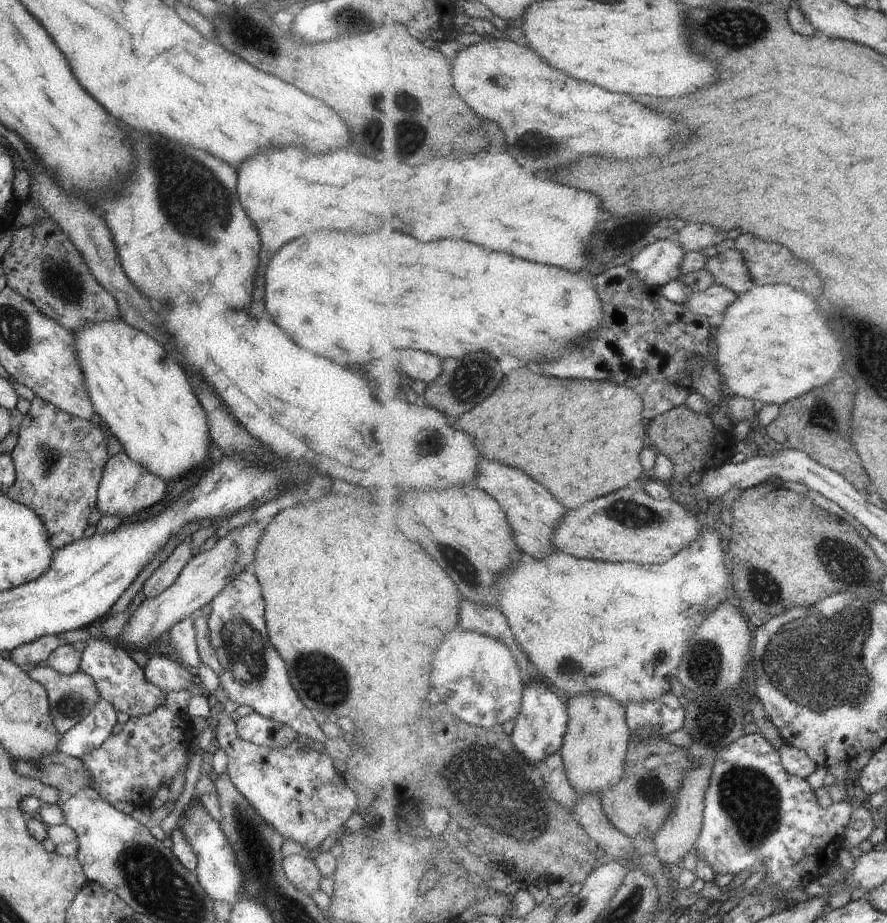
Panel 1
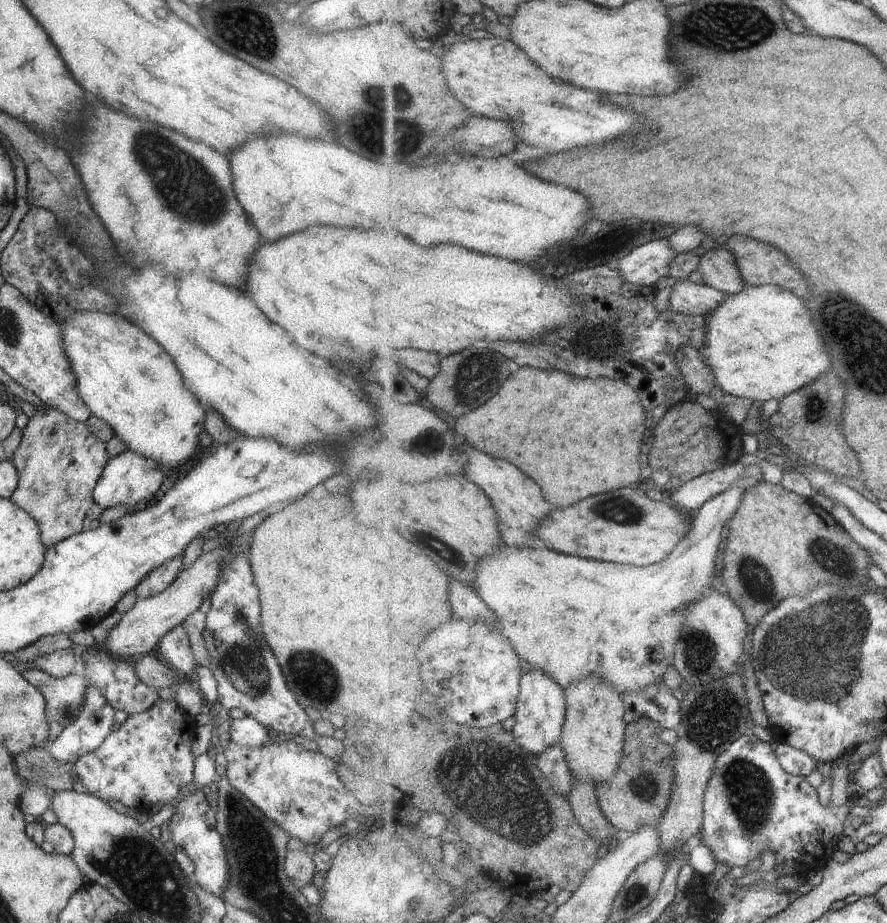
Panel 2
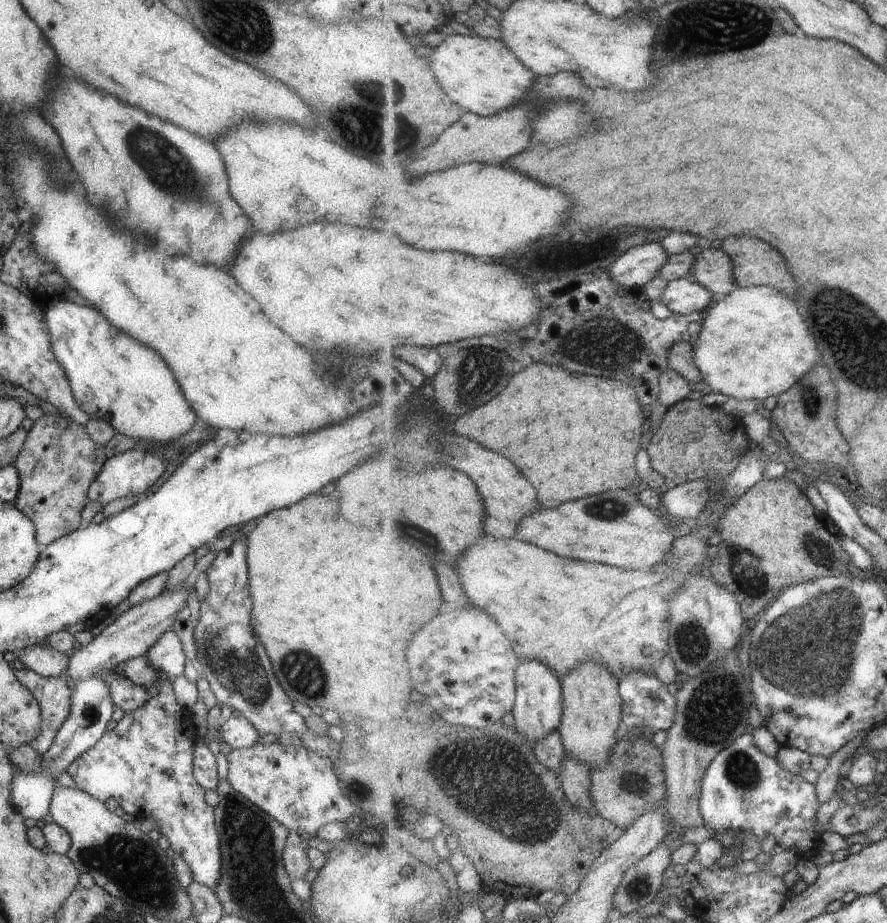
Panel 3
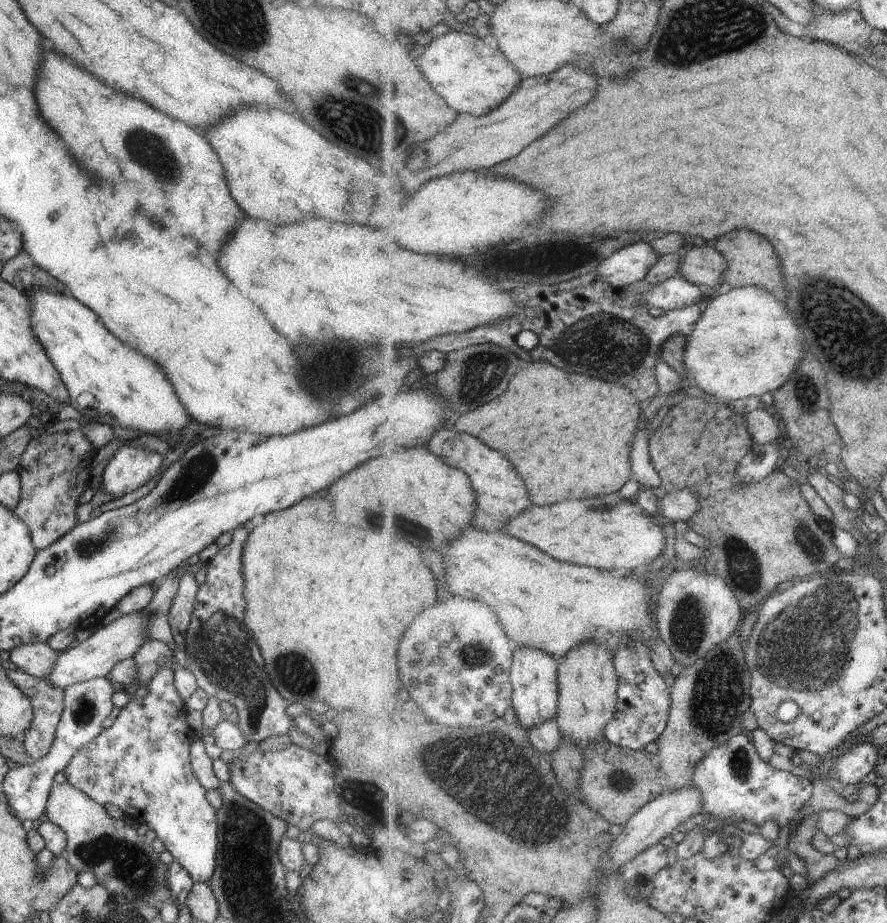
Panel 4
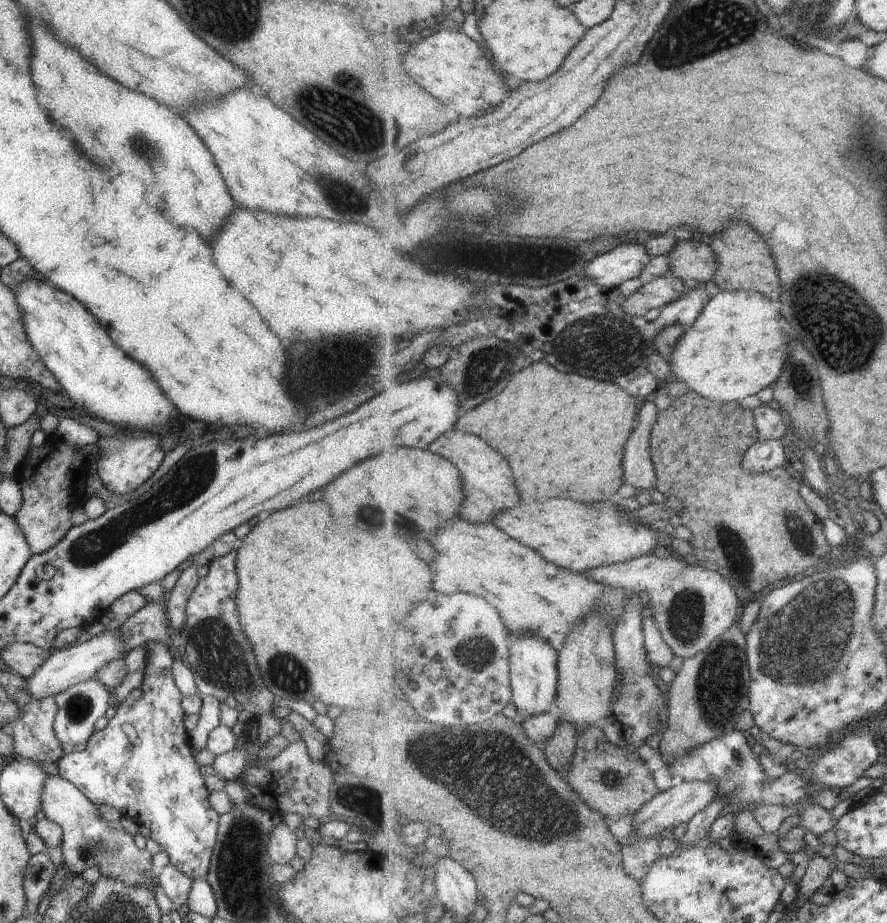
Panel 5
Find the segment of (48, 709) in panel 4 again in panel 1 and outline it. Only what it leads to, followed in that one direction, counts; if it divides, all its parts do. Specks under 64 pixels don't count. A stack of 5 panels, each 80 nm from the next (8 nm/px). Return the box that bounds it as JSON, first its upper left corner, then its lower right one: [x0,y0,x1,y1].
[27,667,101,734]

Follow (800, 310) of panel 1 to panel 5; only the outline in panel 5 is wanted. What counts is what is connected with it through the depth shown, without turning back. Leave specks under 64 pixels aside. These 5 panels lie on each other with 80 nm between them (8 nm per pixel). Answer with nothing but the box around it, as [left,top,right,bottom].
[669,289,789,403]

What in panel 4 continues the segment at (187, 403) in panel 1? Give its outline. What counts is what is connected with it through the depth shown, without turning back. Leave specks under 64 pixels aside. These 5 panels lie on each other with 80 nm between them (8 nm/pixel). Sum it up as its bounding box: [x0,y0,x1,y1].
[27,289,191,436]

